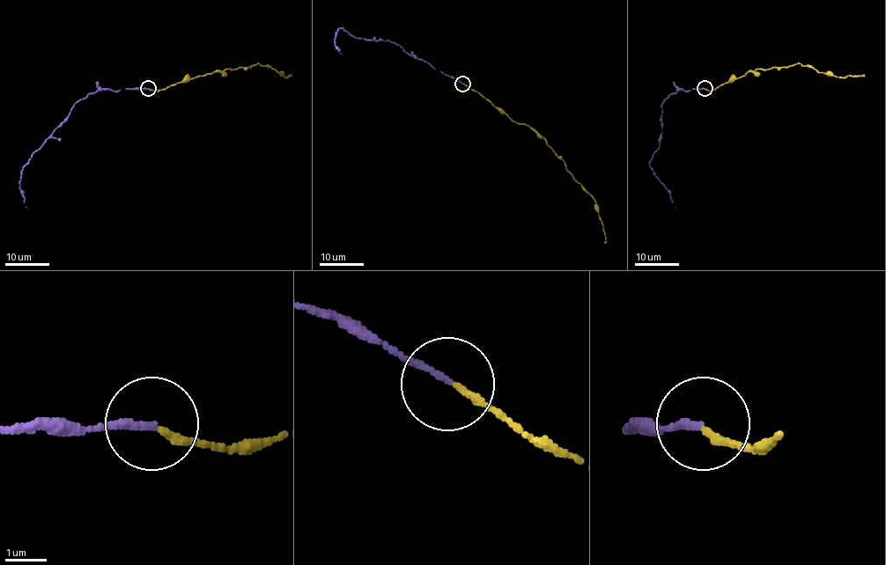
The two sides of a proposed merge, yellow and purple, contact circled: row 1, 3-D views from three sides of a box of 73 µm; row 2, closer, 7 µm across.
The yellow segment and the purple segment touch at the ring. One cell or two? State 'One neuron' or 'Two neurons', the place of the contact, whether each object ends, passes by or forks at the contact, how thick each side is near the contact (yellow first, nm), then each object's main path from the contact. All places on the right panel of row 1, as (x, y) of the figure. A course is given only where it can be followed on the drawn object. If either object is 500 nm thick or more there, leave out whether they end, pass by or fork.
One neuron. Place: (705, 88). At the ring yellow ends. At the ring purple ends. Thickness 160 nm (yellow) against 170 nm. Course of yellow: (705, 88), (714, 90), (761, 69), (801, 63), (829, 75), (864, 77). Course of purple: (705, 88), (678, 90), (661, 105), (660, 148), (653, 154), (649, 166), (675, 207)

